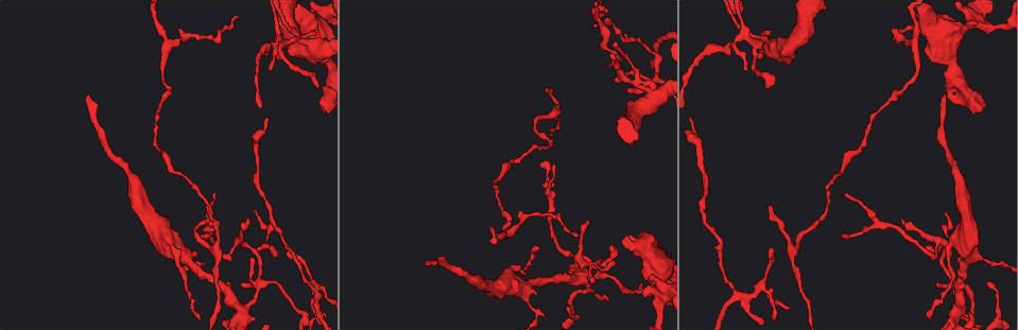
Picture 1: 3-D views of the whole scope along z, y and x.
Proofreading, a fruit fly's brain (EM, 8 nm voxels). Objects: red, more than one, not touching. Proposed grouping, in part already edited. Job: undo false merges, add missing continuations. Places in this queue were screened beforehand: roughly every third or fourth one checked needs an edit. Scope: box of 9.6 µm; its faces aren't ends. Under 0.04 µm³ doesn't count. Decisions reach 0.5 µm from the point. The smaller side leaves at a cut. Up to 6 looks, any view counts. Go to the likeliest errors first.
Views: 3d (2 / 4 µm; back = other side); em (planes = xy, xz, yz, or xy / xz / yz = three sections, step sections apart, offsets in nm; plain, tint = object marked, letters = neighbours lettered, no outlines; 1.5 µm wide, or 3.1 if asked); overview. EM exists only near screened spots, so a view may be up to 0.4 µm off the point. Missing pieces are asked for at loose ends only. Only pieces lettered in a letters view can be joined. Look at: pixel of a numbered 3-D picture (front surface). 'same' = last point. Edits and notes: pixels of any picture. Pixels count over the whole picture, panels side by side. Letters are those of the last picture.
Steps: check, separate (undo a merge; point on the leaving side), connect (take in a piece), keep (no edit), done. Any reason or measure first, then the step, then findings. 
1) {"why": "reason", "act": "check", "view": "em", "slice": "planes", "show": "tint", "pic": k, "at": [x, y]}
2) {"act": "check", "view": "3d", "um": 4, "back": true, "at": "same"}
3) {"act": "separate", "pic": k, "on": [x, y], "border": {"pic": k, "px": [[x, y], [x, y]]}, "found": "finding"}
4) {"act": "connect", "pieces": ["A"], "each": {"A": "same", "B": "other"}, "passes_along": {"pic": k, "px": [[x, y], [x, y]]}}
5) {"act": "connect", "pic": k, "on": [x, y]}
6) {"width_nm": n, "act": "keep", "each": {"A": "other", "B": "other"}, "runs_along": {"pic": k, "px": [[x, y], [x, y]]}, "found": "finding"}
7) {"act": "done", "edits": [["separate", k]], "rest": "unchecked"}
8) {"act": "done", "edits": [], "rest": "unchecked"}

{"why": "calibre changes", "act": "check", "view": "3d", "um": 2, "pic": 1, "at": [959, 309]}

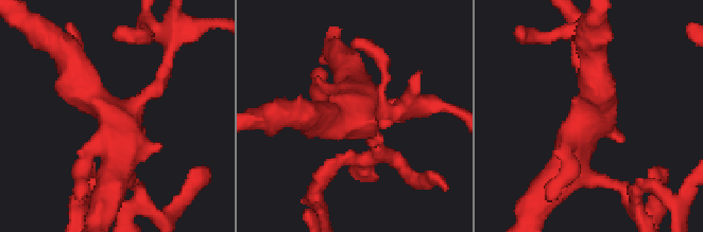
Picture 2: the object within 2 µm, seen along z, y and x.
{"why": "shape alone is not enough", "act": "check", "view": "em", "um": 3.1, "slice": "planes", "show": "plain", "pic": 2, "at": [119, 117]}

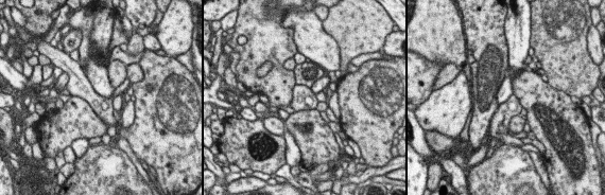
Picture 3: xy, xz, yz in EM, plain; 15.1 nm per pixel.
{"act": "check", "view": "em", "um": 3.1, "slice": "planes", "show": "letters", "at": "same"}

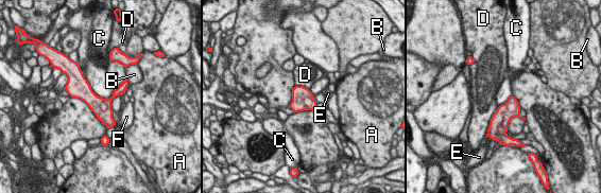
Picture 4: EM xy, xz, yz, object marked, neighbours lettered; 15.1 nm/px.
{"width_nm": 280, "act": "keep", "each": {"A": "other", "B": "other", "C": "other", "D": "other", "E": "other", "F": "other"}, "border": {"pic": 4, "px": [[83, 73], [97, 94], [112, 97]]}, "found": "continuous, no second neuron"}

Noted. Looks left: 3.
{"why": "thick end", "act": "check", "view": "3d", "um": 2, "pic": 1, "at": [314, 34]}

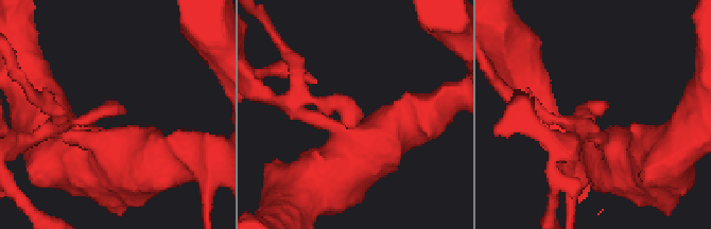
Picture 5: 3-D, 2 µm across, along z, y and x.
{"act": "check", "view": "em", "slice": "yz", "step": 4, "show": "tint", "pic": 5, "at": [362, 118]}

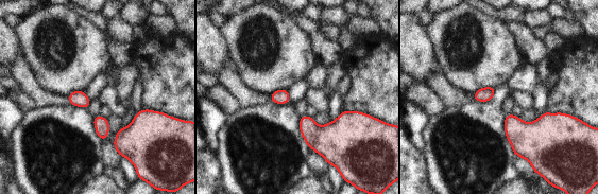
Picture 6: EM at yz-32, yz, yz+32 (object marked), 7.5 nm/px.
{"act": "check", "view": "em", "slice": "planes", "show": "letters", "at": "same"}

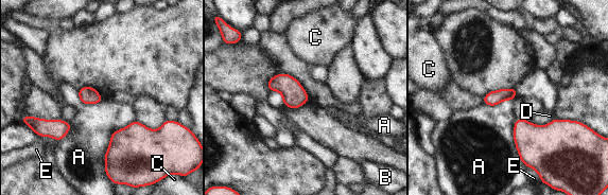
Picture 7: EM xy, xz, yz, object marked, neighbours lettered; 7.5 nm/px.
{"act": "keep", "each": {"A": "other", "B": "other", "C": "other", "D": "other", "E": "other"}, "border": {"pic": 7, "px": [[135, 120], [111, 134], [104, 173]]}, "found": "none of them fits"}

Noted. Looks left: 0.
{"act": "done", "edits": [], "rest": "unchecked"}

